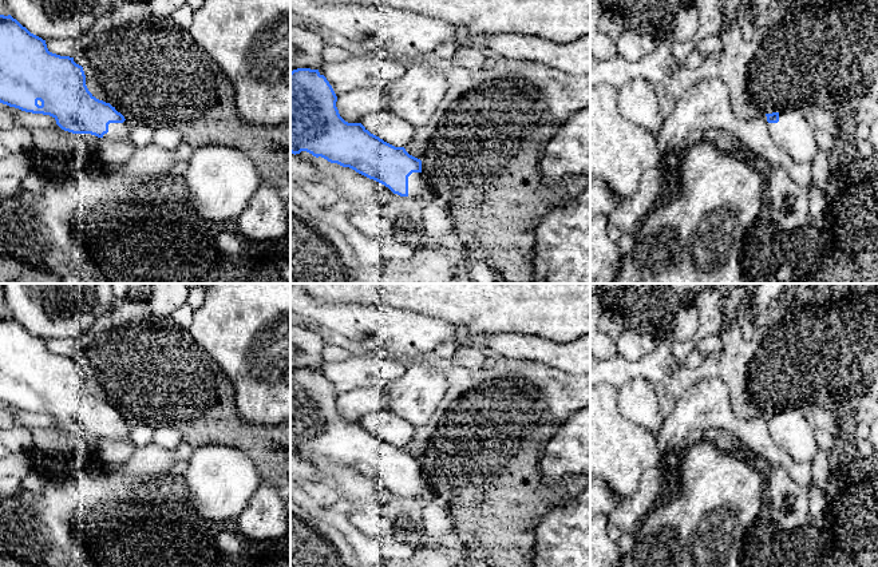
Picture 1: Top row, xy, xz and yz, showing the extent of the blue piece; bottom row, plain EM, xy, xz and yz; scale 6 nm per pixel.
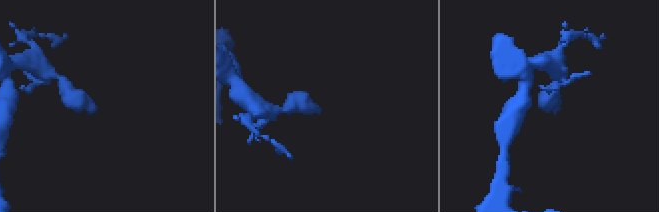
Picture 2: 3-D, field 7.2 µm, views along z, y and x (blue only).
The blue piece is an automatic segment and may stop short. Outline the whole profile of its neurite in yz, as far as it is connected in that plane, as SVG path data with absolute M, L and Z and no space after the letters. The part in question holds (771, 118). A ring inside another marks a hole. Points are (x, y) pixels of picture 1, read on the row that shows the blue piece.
M800 110L766 114L771 139L796 163L811 163L819 150L814 130Z

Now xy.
M0 15L0 103L50 115L62 130L72 134L131 142L133 124L115 107L88 91L83 67L74 58L50 52L46 40L31 33L11 15Z

